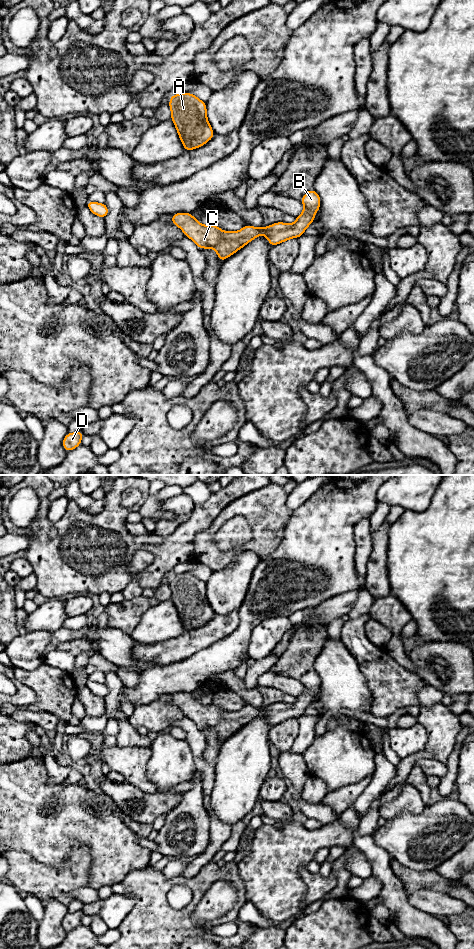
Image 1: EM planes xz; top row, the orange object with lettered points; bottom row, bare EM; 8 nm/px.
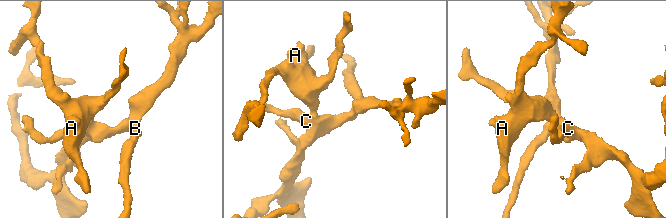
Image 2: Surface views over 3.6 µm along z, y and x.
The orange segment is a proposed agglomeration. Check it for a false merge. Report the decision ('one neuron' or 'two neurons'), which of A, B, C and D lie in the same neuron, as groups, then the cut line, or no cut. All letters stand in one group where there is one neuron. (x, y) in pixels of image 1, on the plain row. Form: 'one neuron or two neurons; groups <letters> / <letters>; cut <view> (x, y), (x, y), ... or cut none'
one neuron; groups A B C D; cut none

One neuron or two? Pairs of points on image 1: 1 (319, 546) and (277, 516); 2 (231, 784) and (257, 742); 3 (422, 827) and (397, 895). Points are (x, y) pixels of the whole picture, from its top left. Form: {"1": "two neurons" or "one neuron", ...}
{"1": "two neurons", "2": "one neuron", "3": "two neurons"}

